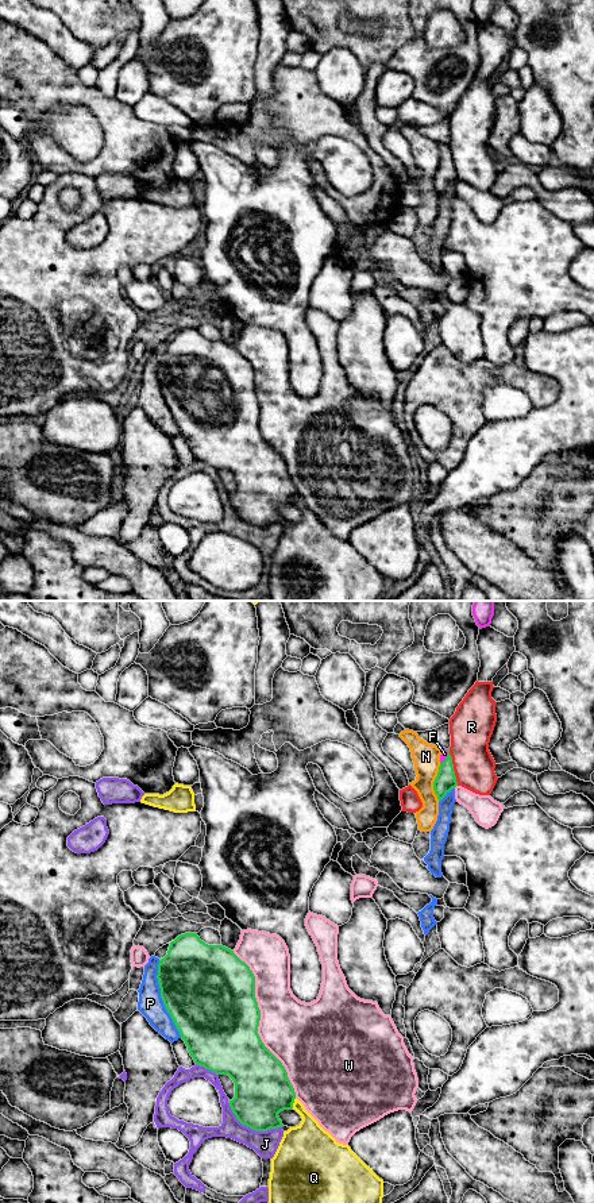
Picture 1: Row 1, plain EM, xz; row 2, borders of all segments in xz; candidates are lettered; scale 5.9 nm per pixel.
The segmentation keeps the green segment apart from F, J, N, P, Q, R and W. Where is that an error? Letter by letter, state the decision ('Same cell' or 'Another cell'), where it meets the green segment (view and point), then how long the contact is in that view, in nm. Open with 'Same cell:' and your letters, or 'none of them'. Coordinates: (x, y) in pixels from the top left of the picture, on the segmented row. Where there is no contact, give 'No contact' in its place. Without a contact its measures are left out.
Same cell: F
F: Same cell. Touches green at xz (447, 756). Shared border 100 nm
J: Another cell. Touches green at xz (251, 1128). Shared border 360 nm
N: Another cell. Touches green at xz (434, 782). Shared border 240 nm
P: Another cell. Touches green at xz (162, 999). Shared border 480 nm
Q: Another cell. Touches green at xz (293, 1102). Shared border 70 nm
R: Another cell. Touches green at xz (452, 767). Shared border 220 nm
W: Another cell. Touches green at xz (258, 1024). Shared border 950 nm

